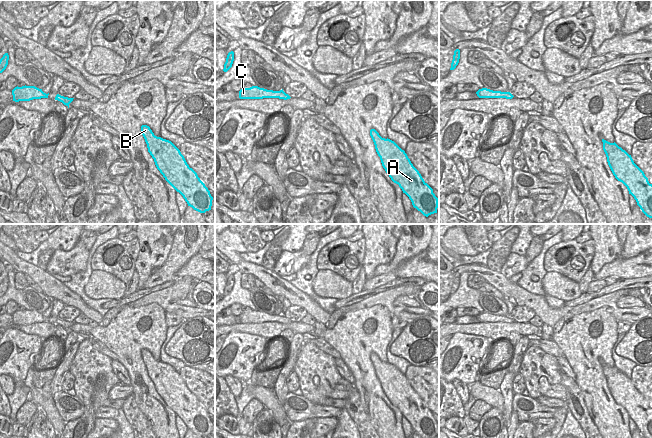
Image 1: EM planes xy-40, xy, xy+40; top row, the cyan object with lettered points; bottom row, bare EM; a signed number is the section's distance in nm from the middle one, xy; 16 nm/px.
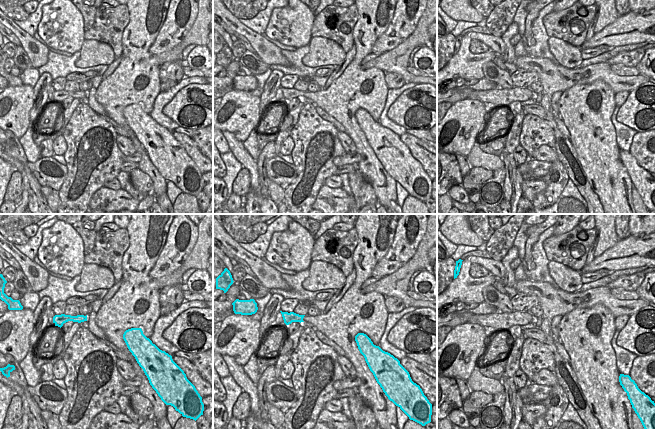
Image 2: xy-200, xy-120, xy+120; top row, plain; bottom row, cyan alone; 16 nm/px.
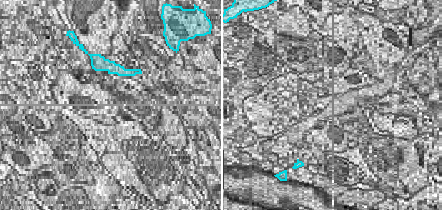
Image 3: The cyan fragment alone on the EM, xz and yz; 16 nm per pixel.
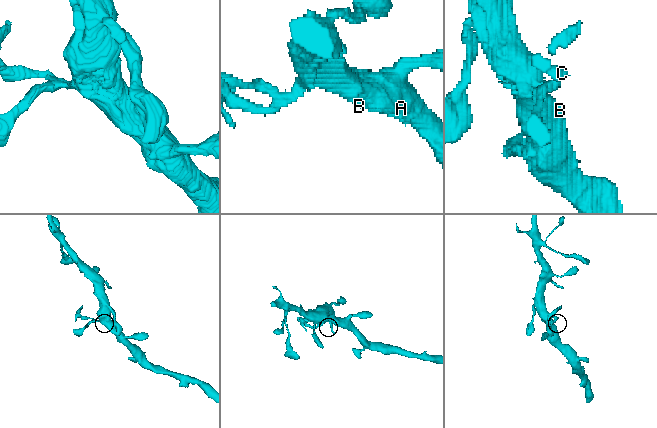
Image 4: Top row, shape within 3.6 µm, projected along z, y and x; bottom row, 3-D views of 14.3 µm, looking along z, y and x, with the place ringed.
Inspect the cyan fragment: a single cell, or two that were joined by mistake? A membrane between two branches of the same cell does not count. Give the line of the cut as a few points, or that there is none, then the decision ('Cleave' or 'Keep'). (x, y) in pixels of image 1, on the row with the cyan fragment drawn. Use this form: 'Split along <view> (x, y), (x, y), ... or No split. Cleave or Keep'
Split along xy (280, 90), (280, 94), (276, 97). Cleave

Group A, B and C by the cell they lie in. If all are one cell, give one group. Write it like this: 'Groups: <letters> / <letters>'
Groups: A B / C

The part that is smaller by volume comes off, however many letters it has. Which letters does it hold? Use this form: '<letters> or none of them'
C

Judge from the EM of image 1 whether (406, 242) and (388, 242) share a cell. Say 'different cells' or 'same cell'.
different cells

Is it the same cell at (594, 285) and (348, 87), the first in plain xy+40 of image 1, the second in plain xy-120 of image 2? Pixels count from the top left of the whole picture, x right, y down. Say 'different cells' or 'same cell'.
different cells

